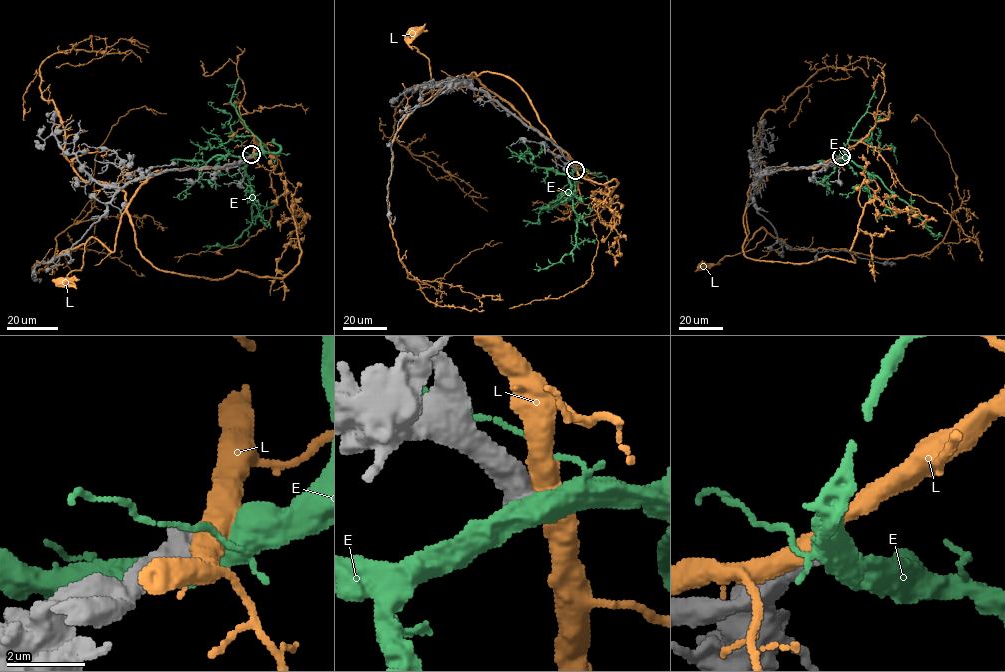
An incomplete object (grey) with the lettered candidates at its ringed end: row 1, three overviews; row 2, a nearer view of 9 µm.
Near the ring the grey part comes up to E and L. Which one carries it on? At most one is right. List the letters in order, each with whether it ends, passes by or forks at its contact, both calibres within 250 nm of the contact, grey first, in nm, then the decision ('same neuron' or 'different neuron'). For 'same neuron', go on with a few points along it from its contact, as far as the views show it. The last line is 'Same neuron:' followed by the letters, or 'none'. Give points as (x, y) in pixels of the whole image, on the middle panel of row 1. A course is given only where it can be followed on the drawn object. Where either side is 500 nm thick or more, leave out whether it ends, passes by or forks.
E: 600 nm thick on the grey side, 550 nm on the other; different neuron
L: 600 nm thick on the grey side, 480 nm on the other; different neuron
Same neuron: none

